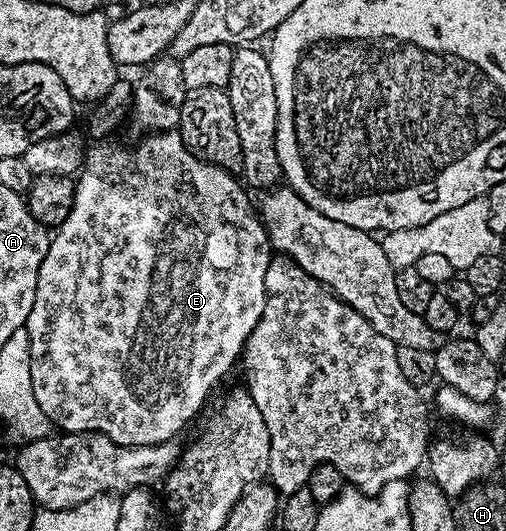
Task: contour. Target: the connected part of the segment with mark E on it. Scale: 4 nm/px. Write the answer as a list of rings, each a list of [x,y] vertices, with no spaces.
[[[180,131],[159,132],[146,135],[144,138],[136,141],[134,148],[116,148],[113,142],[98,143],[95,148],[90,147],[85,153],[85,163],[76,177],[75,183],[77,190],[75,192],[75,202],[71,206],[71,214],[52,233],[49,249],[39,266],[37,275],[37,289],[35,290],[35,302],[31,306],[31,314],[25,323],[25,329],[29,335],[29,361],[31,362],[31,386],[35,394],[35,402],[43,410],[46,421],[58,424],[62,433],[66,432],[98,432],[107,438],[111,438],[116,444],[122,444],[128,448],[138,448],[139,446],[151,446],[152,444],[162,444],[168,440],[180,437],[180,432],[192,422],[197,416],[197,411],[205,404],[205,399],[209,396],[209,391],[228,374],[233,368],[233,363],[238,363],[239,357],[245,351],[245,343],[255,330],[259,318],[263,314],[265,305],[265,279],[267,278],[267,266],[271,259],[271,245],[269,242],[269,233],[265,231],[265,225],[258,213],[255,211],[255,204],[249,201],[250,193],[243,187],[242,181],[235,178],[234,173],[225,172],[219,166],[208,164],[206,160],[195,155],[192,150],[183,142]]]

